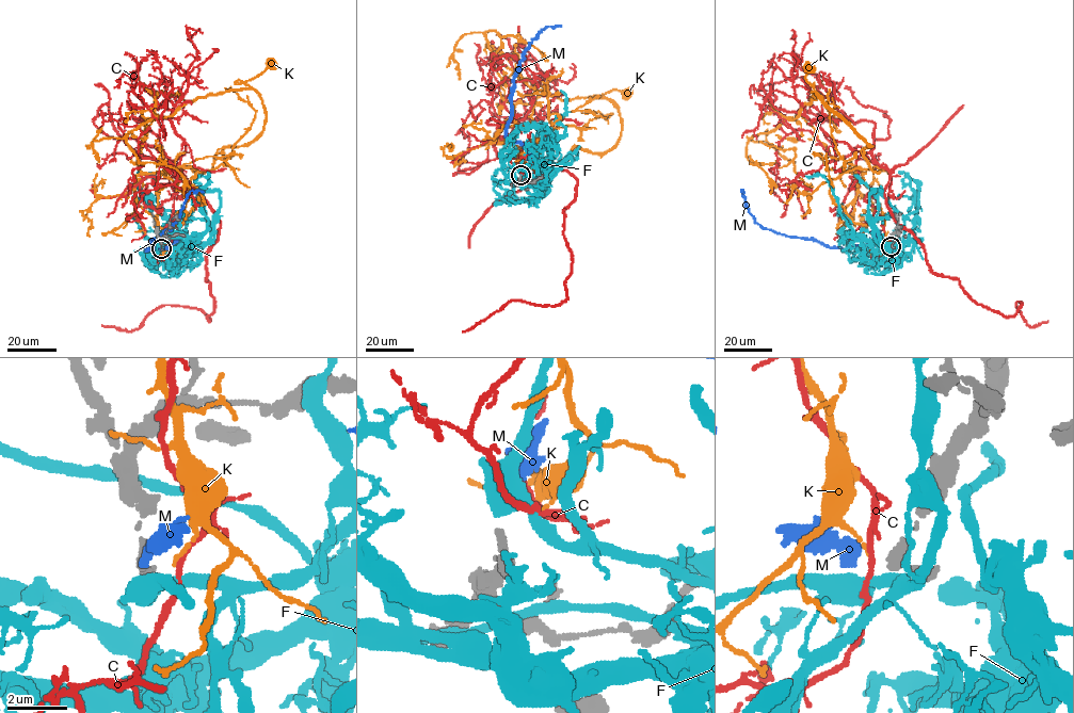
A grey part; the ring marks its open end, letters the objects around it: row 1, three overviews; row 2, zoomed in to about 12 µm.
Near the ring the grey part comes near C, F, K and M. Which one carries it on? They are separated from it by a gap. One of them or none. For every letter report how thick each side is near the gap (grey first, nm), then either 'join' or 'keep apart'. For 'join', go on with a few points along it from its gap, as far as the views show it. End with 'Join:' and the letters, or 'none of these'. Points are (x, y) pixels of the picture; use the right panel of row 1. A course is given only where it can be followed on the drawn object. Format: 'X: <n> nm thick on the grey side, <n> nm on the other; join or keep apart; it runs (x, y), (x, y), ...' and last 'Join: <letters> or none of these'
C: 260 nm thick on the grey side, 160 nm on the other; keep apart
F: 260 nm thick on the grey side, 550 nm on the other; keep apart
K: 260 nm thick on the grey side, 110 nm on the other; keep apart
M: 260 nm thick on the grey side, 380 nm on the other; join; it runs (888, 246), (826, 246), (815, 241), (764, 228), (749, 212), (741, 191)
Join: M

